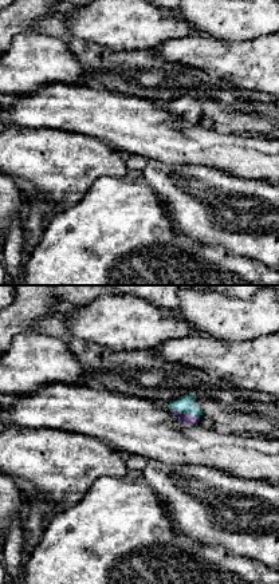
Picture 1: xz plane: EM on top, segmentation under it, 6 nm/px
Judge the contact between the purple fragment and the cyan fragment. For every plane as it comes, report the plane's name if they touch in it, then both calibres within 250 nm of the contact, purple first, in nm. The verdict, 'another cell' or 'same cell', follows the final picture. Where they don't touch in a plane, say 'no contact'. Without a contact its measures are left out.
xz | 70/100 nm

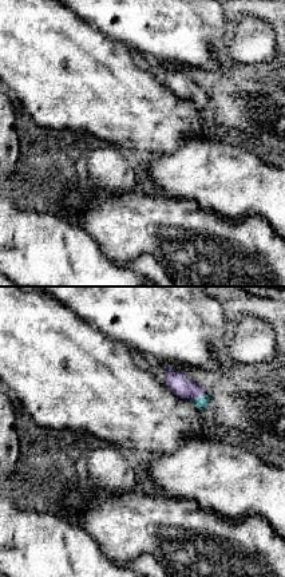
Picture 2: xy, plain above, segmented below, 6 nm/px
xy | 140/80 nm

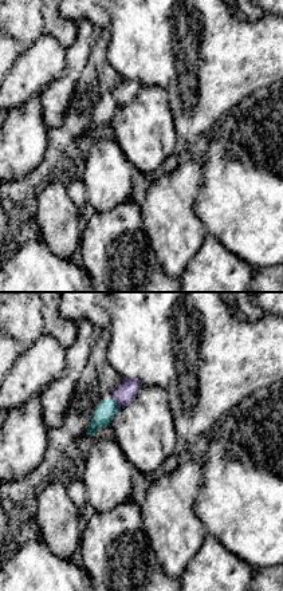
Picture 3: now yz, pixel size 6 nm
yz | 120/120 nm

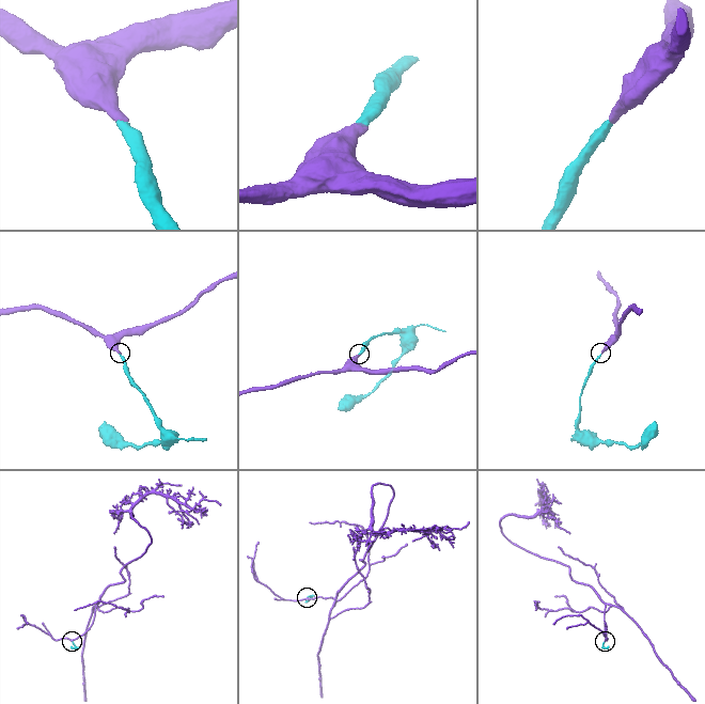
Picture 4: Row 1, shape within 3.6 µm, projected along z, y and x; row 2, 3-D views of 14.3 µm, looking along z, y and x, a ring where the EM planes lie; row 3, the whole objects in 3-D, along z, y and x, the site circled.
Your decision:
same cell

